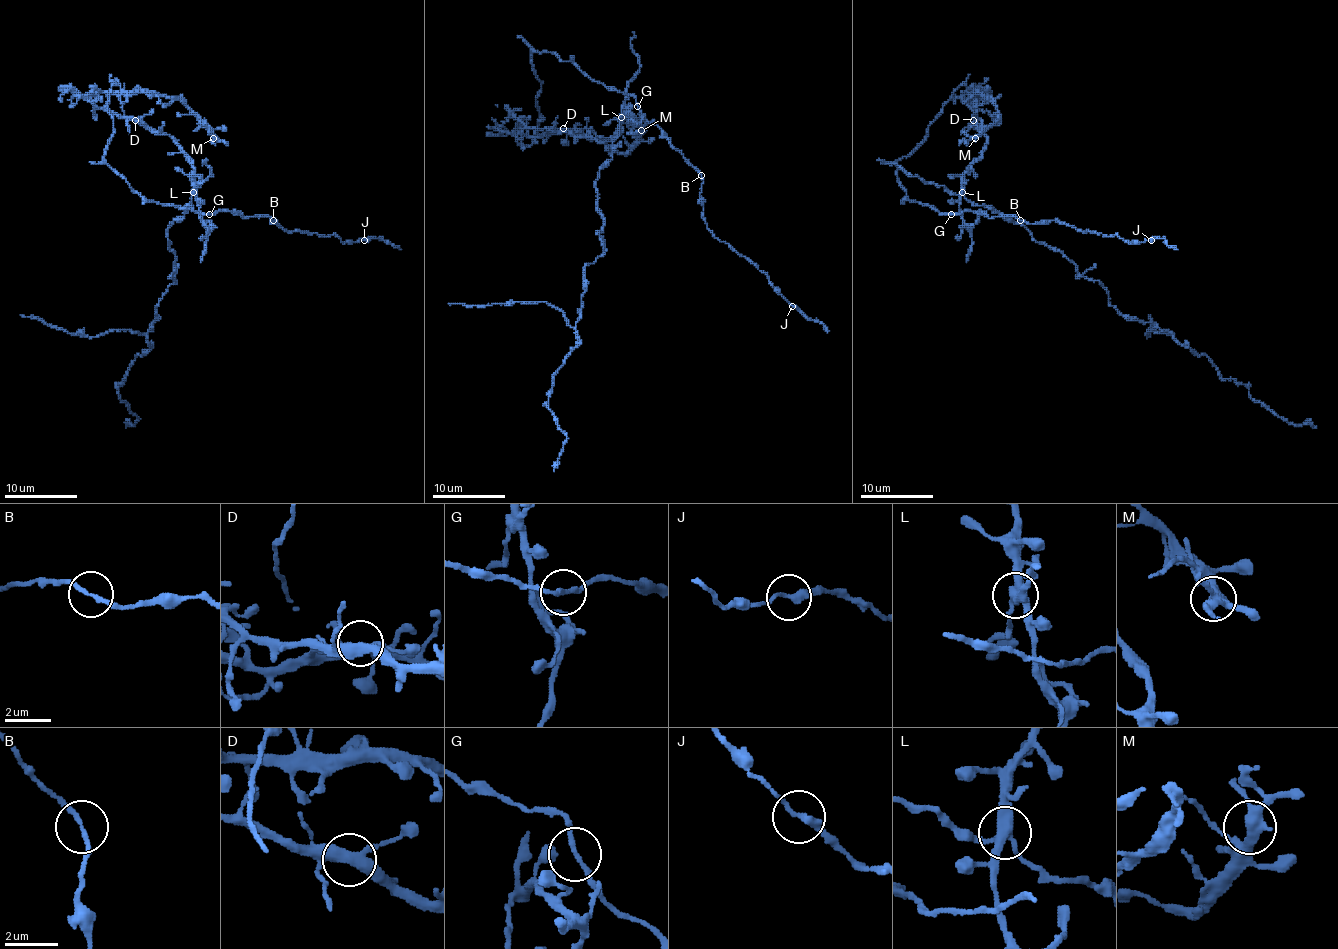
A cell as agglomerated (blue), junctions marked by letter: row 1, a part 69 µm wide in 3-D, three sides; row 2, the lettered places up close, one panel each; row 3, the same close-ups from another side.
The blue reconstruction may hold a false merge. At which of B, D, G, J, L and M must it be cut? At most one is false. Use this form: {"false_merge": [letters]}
{"false_merge": ["L"]}

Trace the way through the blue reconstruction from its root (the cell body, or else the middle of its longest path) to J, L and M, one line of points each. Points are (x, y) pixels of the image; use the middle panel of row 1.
J: (603, 167), (612, 158), (619, 118), (636, 105), (701, 176), (700, 203), (707, 229), (762, 271), (792, 305)
L: (603, 167), (612, 158), (612, 141), (618, 136), (621, 118)
M: (603, 167), (621, 118), (621, 127), (603, 141), (550, 127), (601, 138), (619, 152), (641, 130)

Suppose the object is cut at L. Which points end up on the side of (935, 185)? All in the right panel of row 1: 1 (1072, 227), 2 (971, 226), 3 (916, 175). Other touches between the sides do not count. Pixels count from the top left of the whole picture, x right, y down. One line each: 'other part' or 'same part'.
1: other part
2: other part
3: same part

